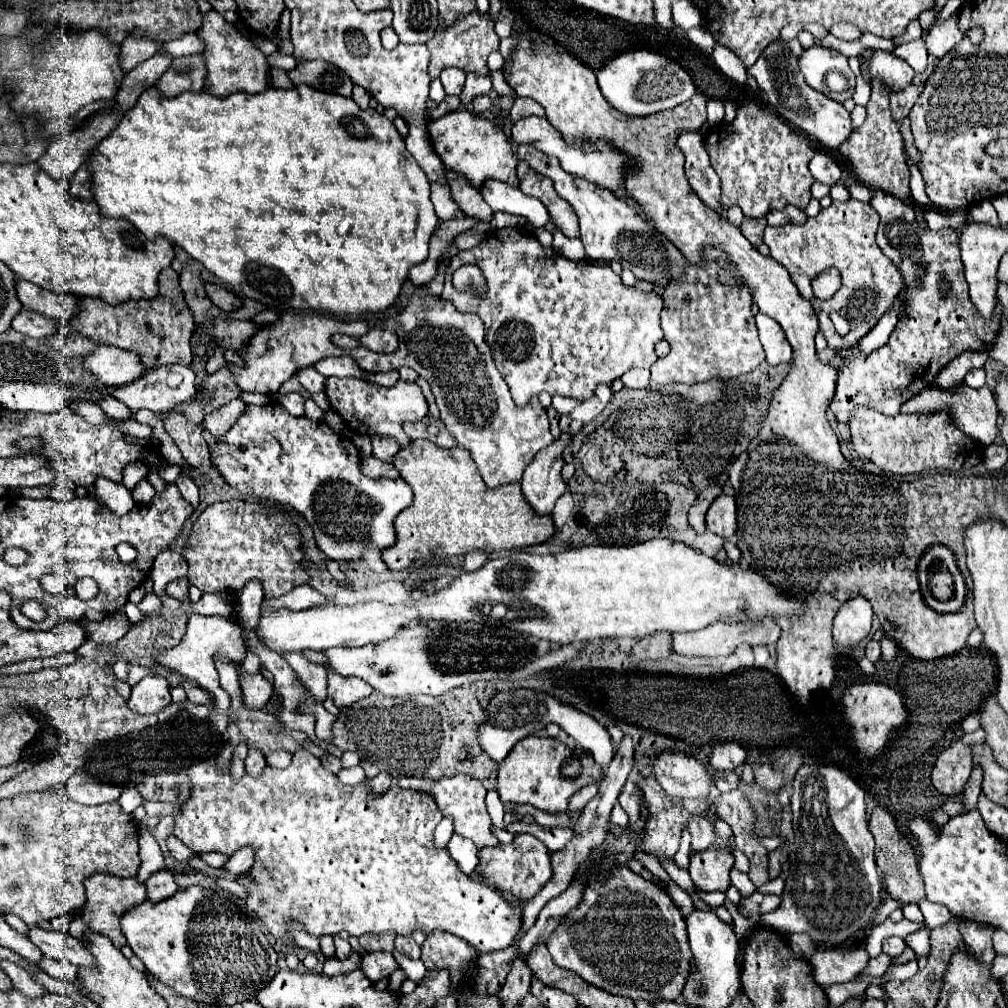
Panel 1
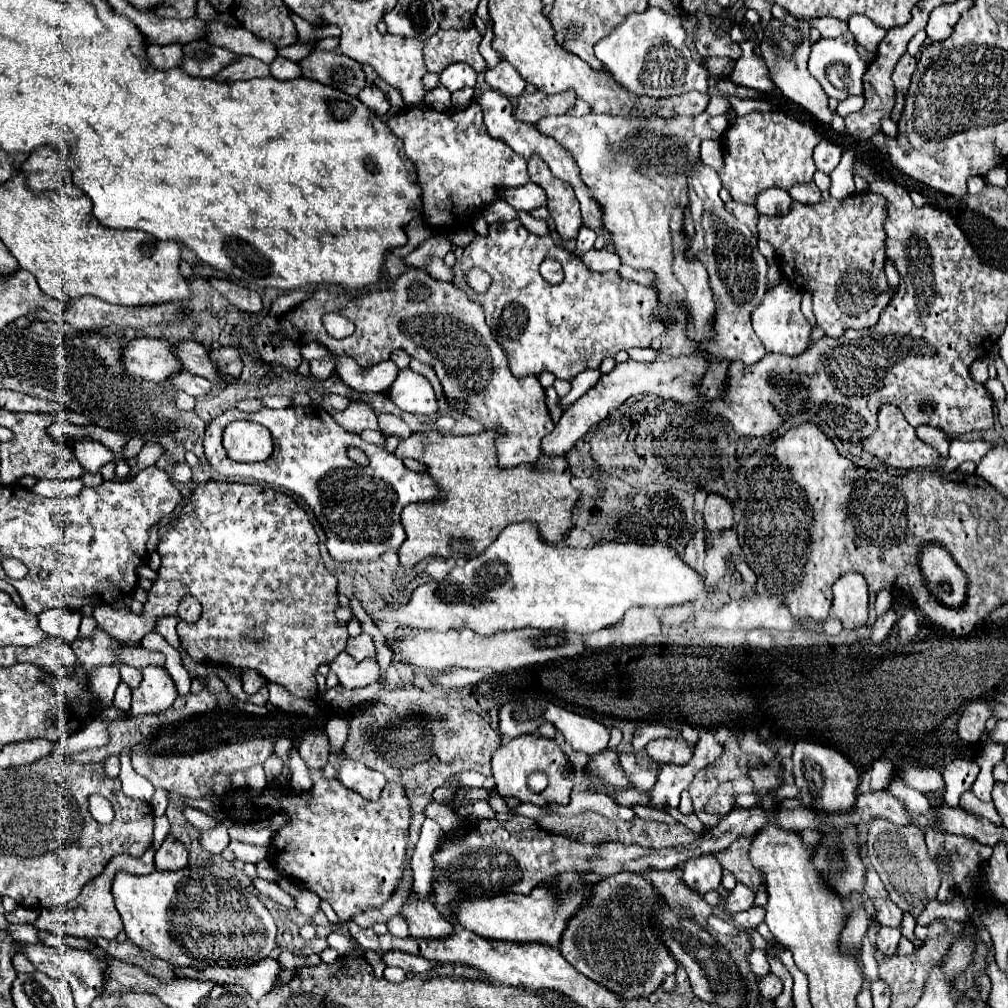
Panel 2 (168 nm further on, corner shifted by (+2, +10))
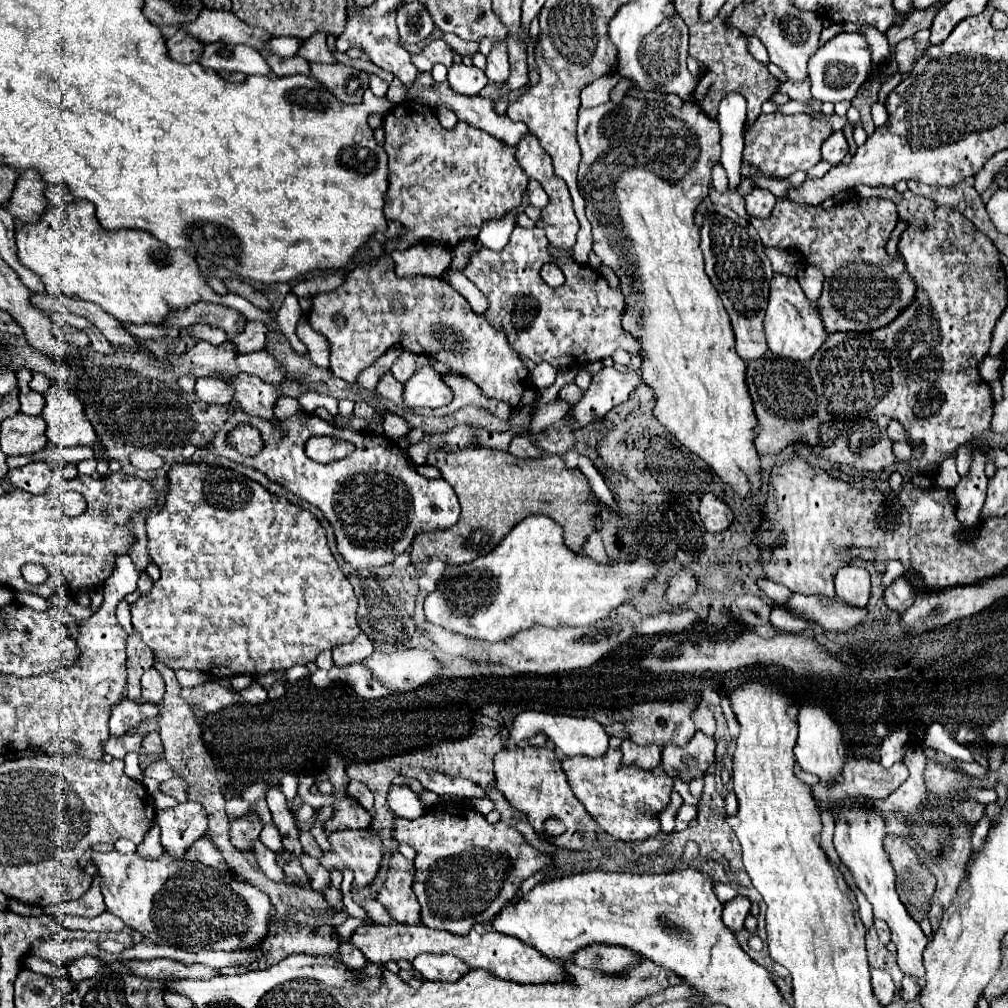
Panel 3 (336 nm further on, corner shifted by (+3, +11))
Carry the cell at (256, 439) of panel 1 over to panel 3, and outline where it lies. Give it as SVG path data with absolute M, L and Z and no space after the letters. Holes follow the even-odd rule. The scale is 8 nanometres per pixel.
M236 408L236 412L226 420L224 428L214 434L212 442L208 444L208 452L250 466L266 474L268 480L320 508L334 528L340 556L356 570L390 564L396 554L410 550L416 532L450 528L460 516L454 488L446 484L444 478L428 480L416 474L412 470L412 460L394 440L390 444L390 440L380 434L336 428L316 414L298 412L286 420L280 420L280 426L276 428L270 420L250 416ZM240 424L250 424L262 432L266 442L262 454L246 458L226 444L226 434ZM312 436L348 440L356 444L356 452L330 464L314 462L304 452L304 446Z

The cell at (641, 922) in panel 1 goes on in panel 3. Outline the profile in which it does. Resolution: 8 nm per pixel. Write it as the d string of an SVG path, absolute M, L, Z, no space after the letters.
M590 944L574 952L572 962L580 968L602 970L606 974L624 974L638 966L644 958L634 952L626 950L624 946L608 946L608 944Z

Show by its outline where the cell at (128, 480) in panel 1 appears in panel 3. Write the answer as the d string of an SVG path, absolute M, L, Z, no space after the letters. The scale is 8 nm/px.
M196 378L196 396L208 404L232 402L232 390L222 378Z

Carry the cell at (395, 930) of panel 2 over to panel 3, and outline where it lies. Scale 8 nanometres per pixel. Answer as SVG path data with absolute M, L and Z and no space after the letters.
M372 900L372 908L366 908L366 912L372 916L372 920L376 924L390 924L392 922L390 914L386 912L386 908L380 902L376 902L376 900Z

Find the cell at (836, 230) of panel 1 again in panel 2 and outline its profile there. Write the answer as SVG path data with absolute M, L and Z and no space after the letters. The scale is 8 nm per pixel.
M857 193L857 195L851 195L843 201L839 199L821 199L819 203L813 203L813 205L803 205L799 201L793 201L791 203L791 211L787 215L779 215L779 217L759 217L759 225L757 225L757 231L759 231L759 239L765 239L773 249L775 253L779 255L779 263L781 263L781 269L783 269L783 275L785 279L797 283L803 291L809 291L813 295L813 313L815 313L815 319L817 319L817 325L821 325L825 329L825 335L829 337L839 337L843 335L847 329L865 329L865 327L873 327L877 321L879 321L879 315L881 311L887 307L887 303L891 301L891 287L887 283L887 277L885 277L885 271L883 271L883 263L885 263L885 219L887 219L887 199L883 199L881 195L877 193Z

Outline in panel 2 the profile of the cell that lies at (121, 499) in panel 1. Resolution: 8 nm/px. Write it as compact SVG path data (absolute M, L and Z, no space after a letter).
M73 439L73 455L89 473L99 473L103 465L115 461L115 453L97 439Z

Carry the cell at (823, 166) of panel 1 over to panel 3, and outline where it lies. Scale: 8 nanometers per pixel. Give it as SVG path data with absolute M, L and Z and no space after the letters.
M834 132L830 138L826 138L826 142L822 144L822 160L830 162L832 166L840 164L842 158L848 152L848 142L844 138L842 132Z

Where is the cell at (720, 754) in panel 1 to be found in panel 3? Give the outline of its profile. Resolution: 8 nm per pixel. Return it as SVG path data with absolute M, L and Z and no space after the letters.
M696 732L684 748L666 746L662 750L662 768L672 780L694 780L714 764L714 738Z

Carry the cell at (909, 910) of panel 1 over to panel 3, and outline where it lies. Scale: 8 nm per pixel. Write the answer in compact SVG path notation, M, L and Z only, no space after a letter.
M906 976L902 982L902 998L904 1000L916 1000L920 994L920 984L914 980L914 976Z

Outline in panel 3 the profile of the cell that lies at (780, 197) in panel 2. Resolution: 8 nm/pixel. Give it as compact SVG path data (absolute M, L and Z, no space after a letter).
M756 188L746 196L746 210L754 218L768 218L772 214L776 202L778 202L778 198L770 190Z

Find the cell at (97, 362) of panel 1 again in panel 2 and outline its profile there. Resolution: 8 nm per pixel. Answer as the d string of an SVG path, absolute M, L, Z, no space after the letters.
M147 337L133 339L125 345L123 367L129 375L155 383L165 383L171 375L183 369L173 343Z

